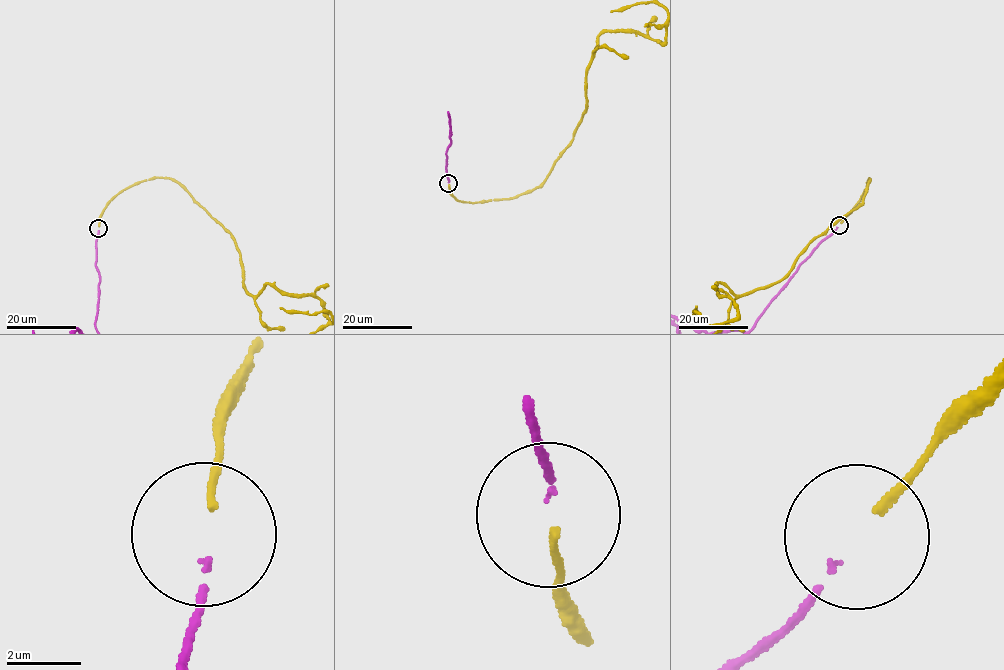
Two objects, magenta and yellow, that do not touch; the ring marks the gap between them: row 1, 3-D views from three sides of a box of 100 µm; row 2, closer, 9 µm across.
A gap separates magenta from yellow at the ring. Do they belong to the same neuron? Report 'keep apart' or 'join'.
join

